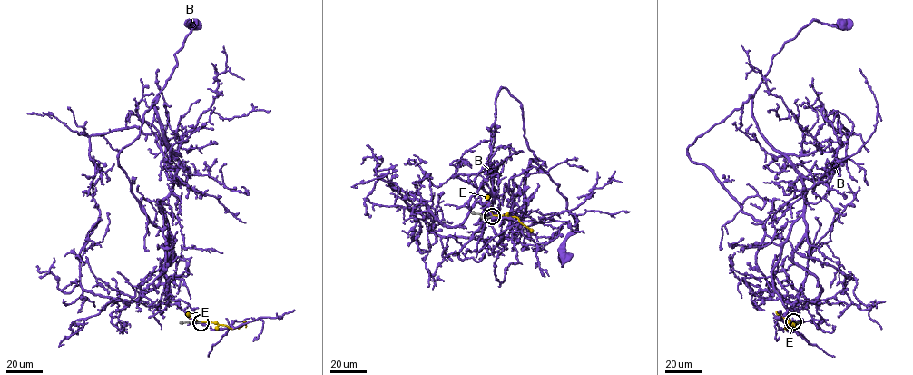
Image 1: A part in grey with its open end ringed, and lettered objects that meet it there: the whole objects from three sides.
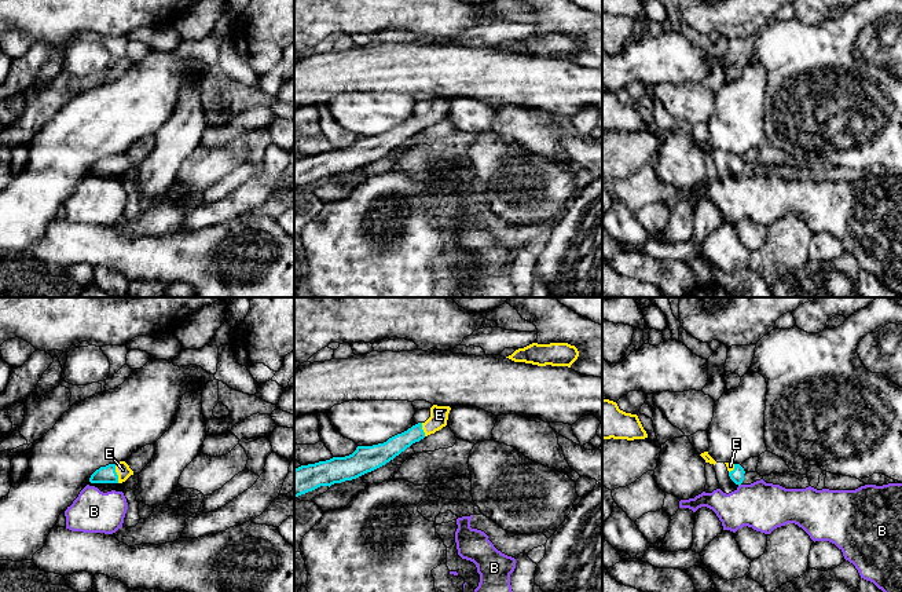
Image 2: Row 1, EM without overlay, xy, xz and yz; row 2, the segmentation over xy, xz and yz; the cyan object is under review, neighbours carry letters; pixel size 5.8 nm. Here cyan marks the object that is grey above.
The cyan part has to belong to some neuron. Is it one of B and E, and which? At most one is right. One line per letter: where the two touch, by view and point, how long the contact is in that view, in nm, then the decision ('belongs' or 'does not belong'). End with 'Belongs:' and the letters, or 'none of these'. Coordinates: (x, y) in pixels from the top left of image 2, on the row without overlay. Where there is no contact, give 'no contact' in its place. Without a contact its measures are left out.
B: no contact; does not belong
E: contact xy (116, 165); length 110 nm; belongs
Belongs: E

